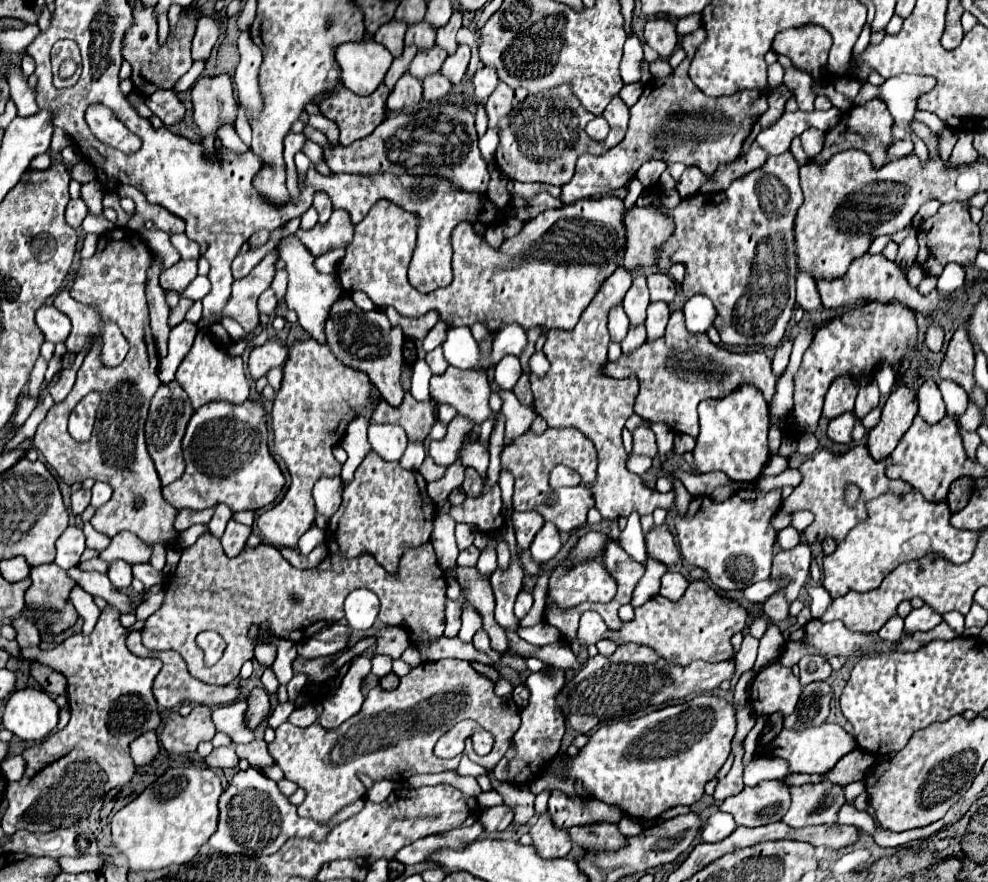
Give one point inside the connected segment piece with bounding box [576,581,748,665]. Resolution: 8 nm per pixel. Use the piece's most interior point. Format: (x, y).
(699, 627)

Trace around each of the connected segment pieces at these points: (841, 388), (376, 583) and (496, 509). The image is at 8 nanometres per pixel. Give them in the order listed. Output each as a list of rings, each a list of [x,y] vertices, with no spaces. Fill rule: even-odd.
[[[838,377],[828,393],[826,393],[826,401],[824,401],[824,417],[834,419],[846,411],[854,409],[854,401],[856,401],[856,383],[848,377]]]
[[[204,533],[192,547],[186,547],[182,551],[176,575],[164,587],[162,607],[146,619],[144,633],[142,633],[142,643],[148,649],[156,649],[156,651],[164,651],[164,649],[178,651],[186,659],[190,673],[196,679],[202,679],[204,683],[228,685],[238,677],[242,663],[254,657],[254,645],[252,645],[252,641],[246,641],[248,627],[252,623],[262,625],[264,621],[268,621],[270,631],[274,635],[290,639],[290,641],[304,641],[314,633],[314,625],[320,628],[320,626],[324,625],[324,622],[331,625],[336,621],[340,621],[345,616],[344,599],[348,597],[348,593],[352,593],[354,589],[360,589],[360,587],[374,591],[380,597],[380,615],[378,615],[378,619],[384,625],[406,625],[412,635],[420,635],[424,639],[440,637],[444,633],[446,573],[440,569],[440,565],[436,561],[436,553],[434,553],[432,543],[424,543],[420,547],[406,547],[402,557],[400,557],[396,573],[388,573],[368,553],[358,555],[354,559],[342,559],[342,557],[336,557],[336,555],[328,555],[318,567],[308,569],[308,571],[300,571],[300,569],[292,567],[288,563],[288,559],[284,559],[282,553],[270,543],[260,543],[256,549],[246,547],[238,557],[232,559],[222,551],[222,543],[220,543],[218,537],[214,537],[210,533]],[[206,629],[218,631],[228,643],[226,653],[222,655],[222,661],[218,661],[214,667],[200,665],[200,649],[196,647],[196,635],[200,631],[206,631]]]
[[[500,487],[484,489],[482,497],[478,497],[478,499],[468,497],[462,505],[456,505],[450,509],[450,515],[454,517],[454,521],[474,525],[482,533],[496,531],[496,517],[500,513],[502,513]]]

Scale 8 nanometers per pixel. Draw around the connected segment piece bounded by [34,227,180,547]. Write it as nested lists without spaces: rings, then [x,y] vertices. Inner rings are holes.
[[[120,227],[102,233],[98,239],[96,253],[90,259],[80,261],[76,281],[70,289],[72,297],[80,303],[94,307],[100,313],[100,317],[104,317],[104,321],[114,321],[120,327],[122,335],[128,339],[130,351],[118,367],[106,367],[101,361],[101,338],[98,337],[86,355],[82,367],[78,369],[76,383],[68,397],[62,403],[54,405],[48,411],[44,423],[38,425],[34,447],[42,451],[46,461],[68,485],[84,481],[88,477],[110,483],[114,491],[112,499],[106,505],[102,505],[90,521],[98,531],[110,537],[118,535],[120,531],[132,531],[146,545],[152,547],[156,543],[178,543],[180,533],[174,529],[178,509],[170,507],[170,503],[162,499],[162,483],[144,441],[148,405],[154,391],[160,385],[160,361],[150,333],[146,301],[146,271],[150,263],[154,263],[152,251],[140,239],[140,235]],[[90,391],[102,391],[102,401],[98,407],[92,439],[88,443],[78,443],[74,439],[68,439],[66,421],[74,405]]]

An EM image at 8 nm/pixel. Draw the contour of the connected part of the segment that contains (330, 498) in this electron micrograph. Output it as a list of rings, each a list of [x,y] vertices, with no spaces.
[[[322,477],[314,485],[314,501],[316,501],[316,513],[330,519],[334,511],[340,507],[342,501],[342,487],[340,477]]]

